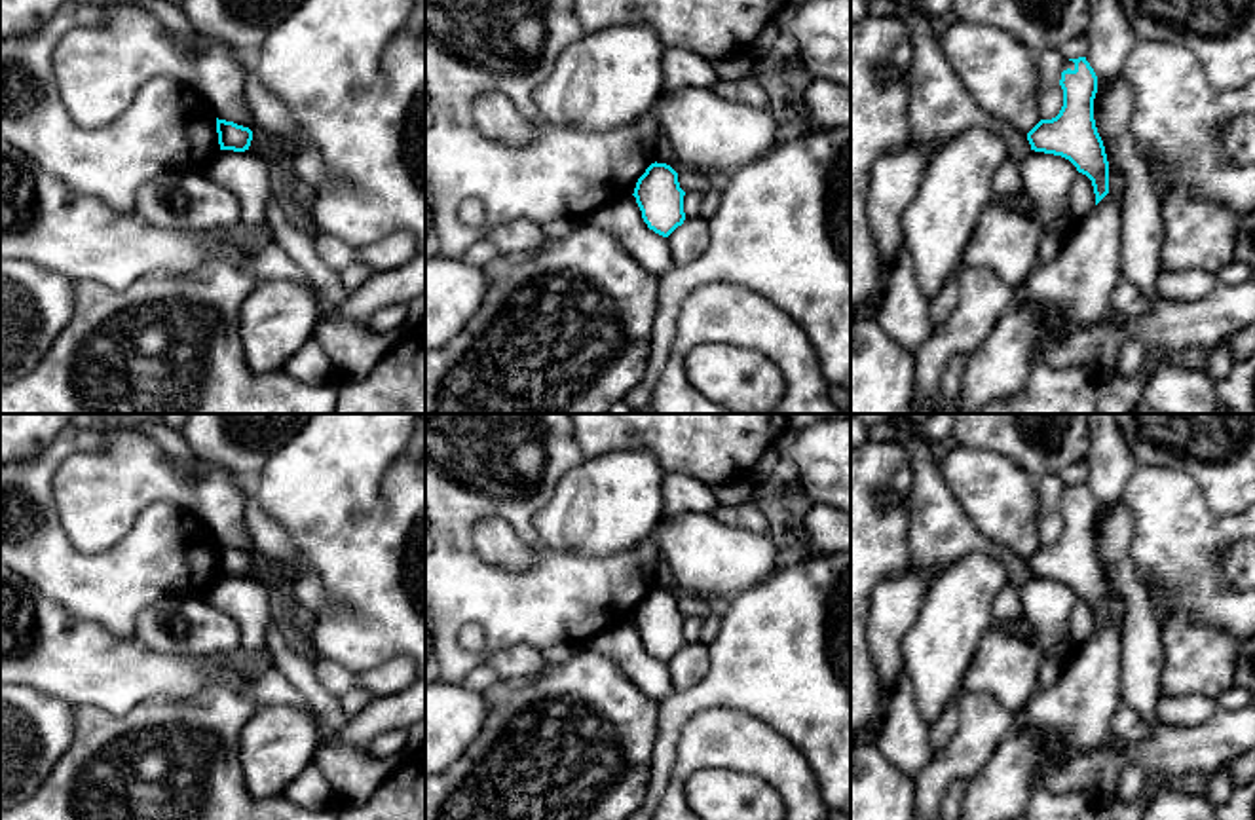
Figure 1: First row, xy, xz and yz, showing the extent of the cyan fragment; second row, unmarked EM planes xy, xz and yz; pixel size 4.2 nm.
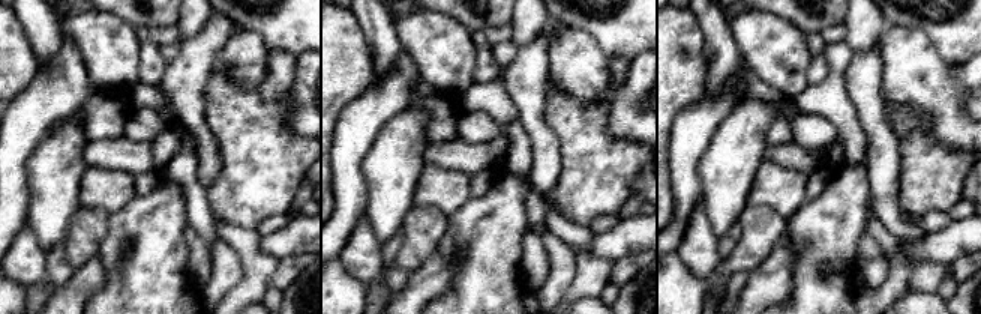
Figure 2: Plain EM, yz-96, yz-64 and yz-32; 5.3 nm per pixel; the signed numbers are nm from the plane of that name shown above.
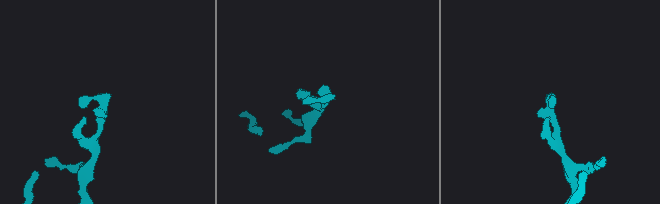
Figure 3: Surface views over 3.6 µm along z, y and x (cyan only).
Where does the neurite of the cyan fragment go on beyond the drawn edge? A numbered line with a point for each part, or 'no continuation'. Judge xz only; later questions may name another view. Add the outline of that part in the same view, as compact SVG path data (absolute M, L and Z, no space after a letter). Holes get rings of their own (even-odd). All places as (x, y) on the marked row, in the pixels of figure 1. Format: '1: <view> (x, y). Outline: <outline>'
no continuation

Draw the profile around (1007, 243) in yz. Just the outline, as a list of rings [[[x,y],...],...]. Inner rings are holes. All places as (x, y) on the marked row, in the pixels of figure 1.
[[[993,201],[985,205],[963,254],[963,266],[991,270],[1014,289],[1039,262],[1042,228],[1029,216],[1002,209]]]

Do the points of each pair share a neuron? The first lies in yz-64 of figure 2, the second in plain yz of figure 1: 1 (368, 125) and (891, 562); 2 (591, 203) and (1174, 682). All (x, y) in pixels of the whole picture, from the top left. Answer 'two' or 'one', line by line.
1: two
2: one

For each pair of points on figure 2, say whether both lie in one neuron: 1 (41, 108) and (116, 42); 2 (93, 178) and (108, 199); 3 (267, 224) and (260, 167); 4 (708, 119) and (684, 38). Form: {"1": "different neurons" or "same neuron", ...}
{"1": "different neurons", "2": "same neuron", "3": "different neurons", "4": "different neurons"}

